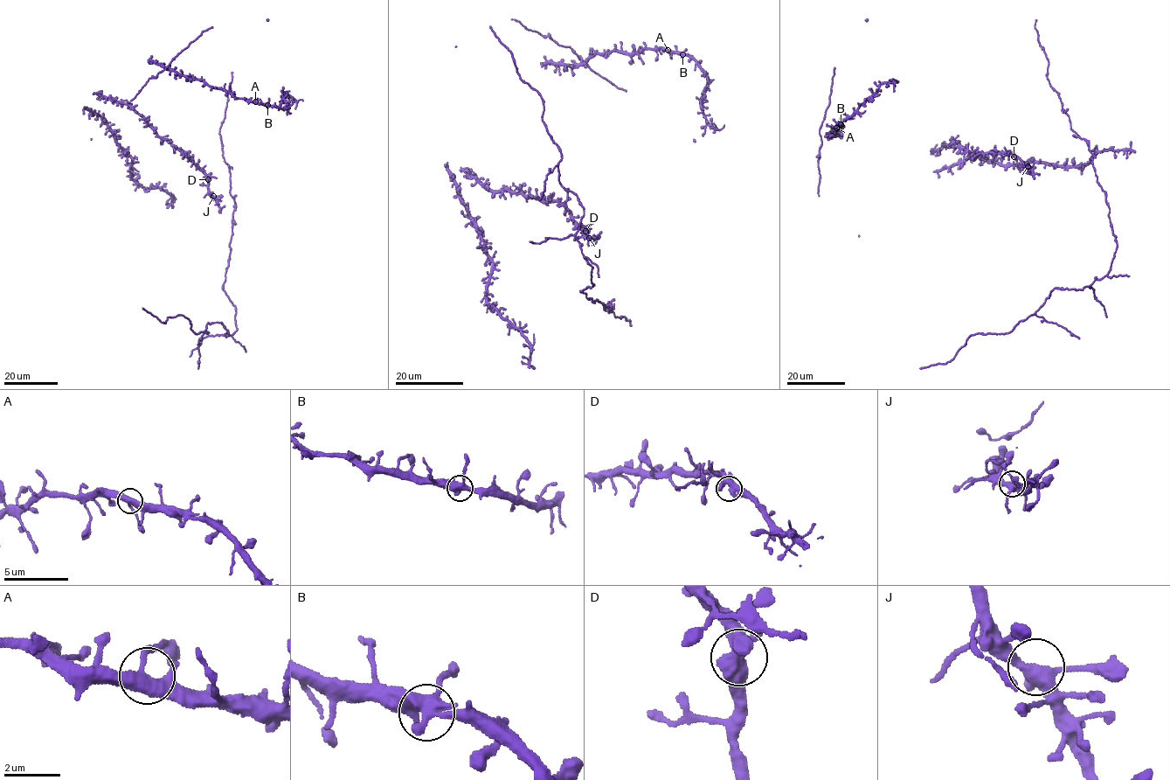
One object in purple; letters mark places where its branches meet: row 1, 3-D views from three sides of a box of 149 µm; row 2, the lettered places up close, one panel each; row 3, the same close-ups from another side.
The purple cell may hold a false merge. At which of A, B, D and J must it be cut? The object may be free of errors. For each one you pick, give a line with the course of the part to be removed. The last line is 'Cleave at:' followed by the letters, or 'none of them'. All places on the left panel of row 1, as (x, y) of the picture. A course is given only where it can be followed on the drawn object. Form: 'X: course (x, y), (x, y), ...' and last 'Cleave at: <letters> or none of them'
Cleave at: none of them

